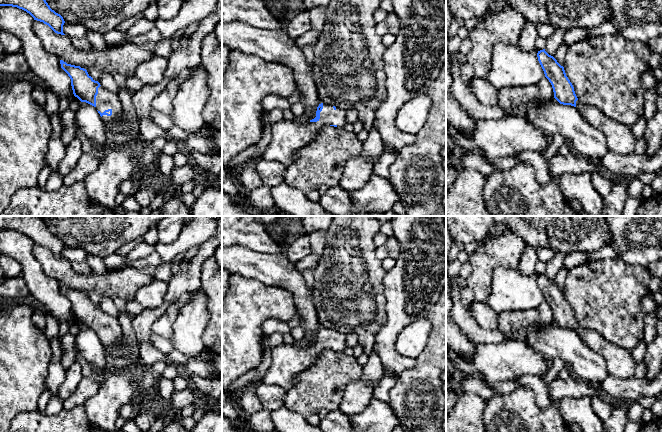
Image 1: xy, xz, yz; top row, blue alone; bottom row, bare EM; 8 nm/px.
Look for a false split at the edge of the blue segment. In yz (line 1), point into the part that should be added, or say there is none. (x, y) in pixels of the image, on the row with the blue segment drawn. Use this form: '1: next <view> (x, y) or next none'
1: next yz (620, 139)

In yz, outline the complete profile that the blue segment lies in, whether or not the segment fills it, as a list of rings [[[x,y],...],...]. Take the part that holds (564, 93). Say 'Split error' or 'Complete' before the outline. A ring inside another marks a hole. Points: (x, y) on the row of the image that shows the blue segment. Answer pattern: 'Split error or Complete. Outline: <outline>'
Split error. Outline: [[[545,49],[538,51],[537,57],[545,77],[552,85],[554,98],[560,104],[576,107],[583,119],[605,136],[610,152],[620,155],[634,153],[636,137],[631,127],[610,119],[593,106],[582,104],[575,94],[572,83],[566,76],[564,67]]]

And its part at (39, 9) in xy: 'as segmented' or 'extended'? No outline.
extended

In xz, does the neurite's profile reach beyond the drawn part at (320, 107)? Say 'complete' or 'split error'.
split error

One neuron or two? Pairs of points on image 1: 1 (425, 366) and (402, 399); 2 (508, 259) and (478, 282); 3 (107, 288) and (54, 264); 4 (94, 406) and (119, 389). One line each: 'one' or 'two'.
1: one
2: one
3: one
4: one

